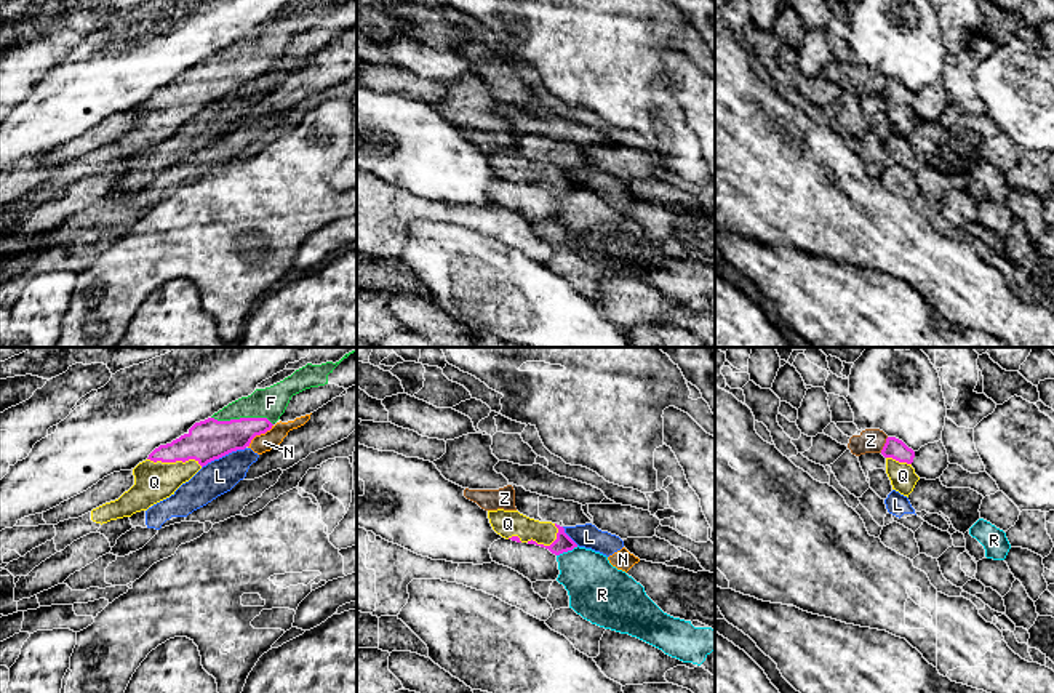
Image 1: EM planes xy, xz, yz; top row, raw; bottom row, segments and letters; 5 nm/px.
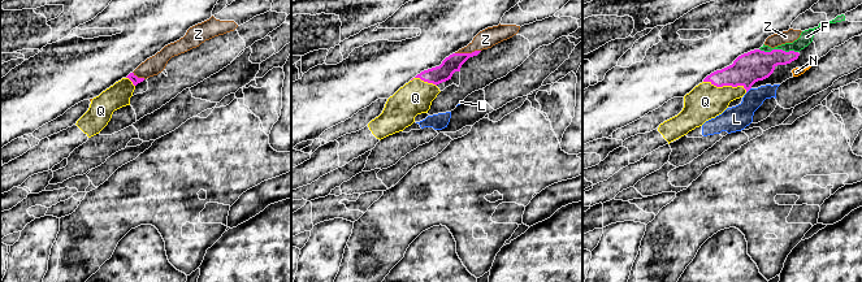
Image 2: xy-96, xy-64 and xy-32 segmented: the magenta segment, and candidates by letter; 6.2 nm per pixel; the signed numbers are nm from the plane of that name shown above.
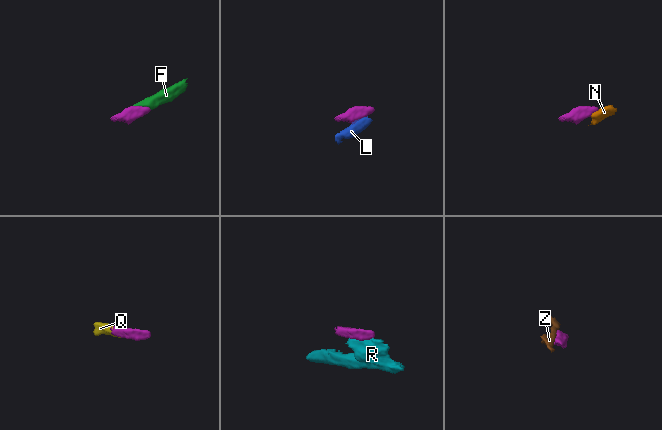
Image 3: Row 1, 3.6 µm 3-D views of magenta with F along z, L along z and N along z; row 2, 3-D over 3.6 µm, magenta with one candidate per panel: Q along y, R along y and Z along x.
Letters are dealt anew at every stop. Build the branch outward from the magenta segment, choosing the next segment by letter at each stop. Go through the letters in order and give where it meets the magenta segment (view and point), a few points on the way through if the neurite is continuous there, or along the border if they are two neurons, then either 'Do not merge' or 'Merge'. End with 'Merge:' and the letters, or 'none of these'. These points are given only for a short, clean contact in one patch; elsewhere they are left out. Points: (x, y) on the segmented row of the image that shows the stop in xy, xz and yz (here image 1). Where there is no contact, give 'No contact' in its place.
F: Touches magenta at xy (242, 418). Path across: xy (207, 440), (231, 429), (242, 418), (255, 415), (271, 402). Merge
L: Touches magenta at xy (223, 455). Boundary: xy (245, 447), (215, 458), (202, 468). Do not merge
N: Touches magenta at xy (259, 434). Boundary: xy (272, 424), (258, 434), (248, 447). Do not merge
Q: Touches magenta at xy (175, 461). Path across: xy (207, 440), (175, 461), (154, 482). Merge
R: Touches magenta at xz (566, 551). Boundary: xz (578, 546), (557, 556). Do not merge
Z: Touches magenta at yz (885, 445). Do not merge
Merge: F, Q

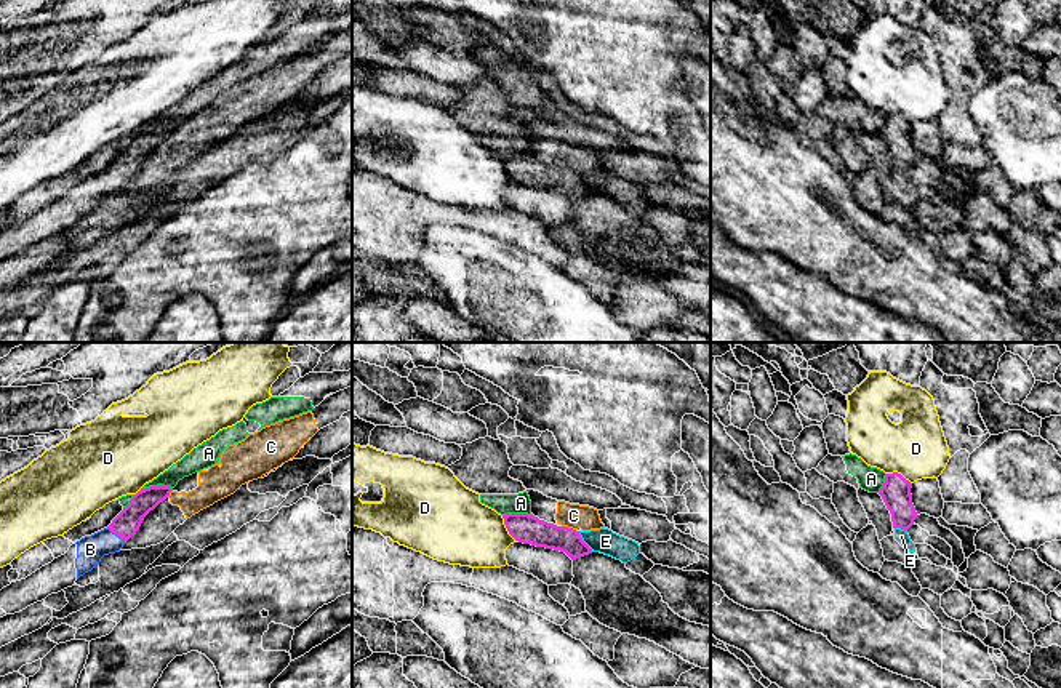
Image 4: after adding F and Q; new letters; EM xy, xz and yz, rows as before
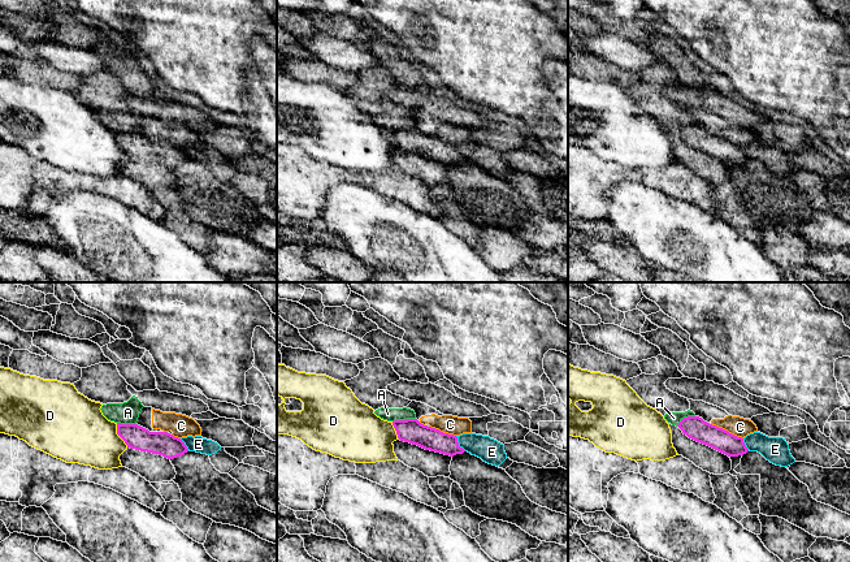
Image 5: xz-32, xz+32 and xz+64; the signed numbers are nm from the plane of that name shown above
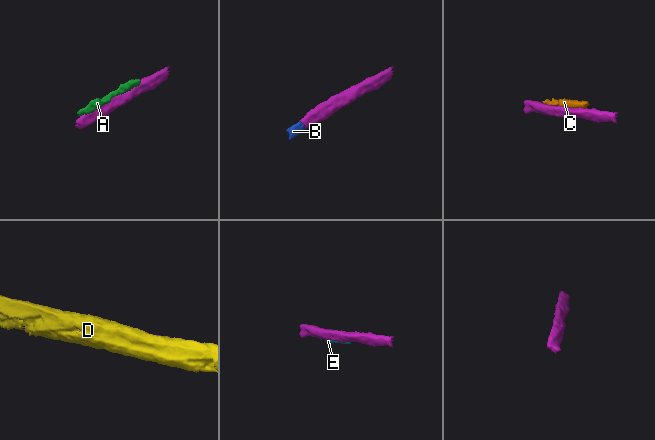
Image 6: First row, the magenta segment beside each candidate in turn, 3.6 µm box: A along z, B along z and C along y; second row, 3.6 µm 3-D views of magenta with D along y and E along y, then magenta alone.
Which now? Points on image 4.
A: Touches magenta at xy (157, 485). Do not merge
B: Touches magenta at xy (117, 535). Path across: xy (125, 525), (117, 535), (90, 549). Merge
C: Touches magenta at xz (567, 527). Boundary: xz (562, 525), (575, 530). Do not merge
D: Touches magenta at xz (506, 527). Do not merge
E: Touches magenta at xz (583, 541). Boundary: xz (578, 532), (592, 551). Do not merge
Merge: B

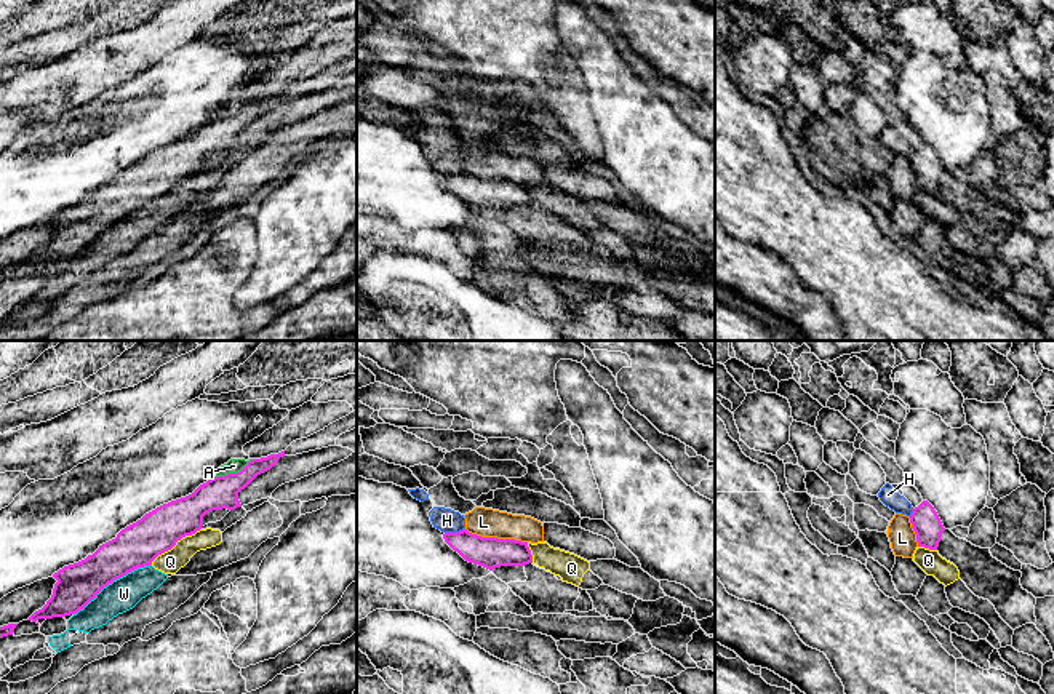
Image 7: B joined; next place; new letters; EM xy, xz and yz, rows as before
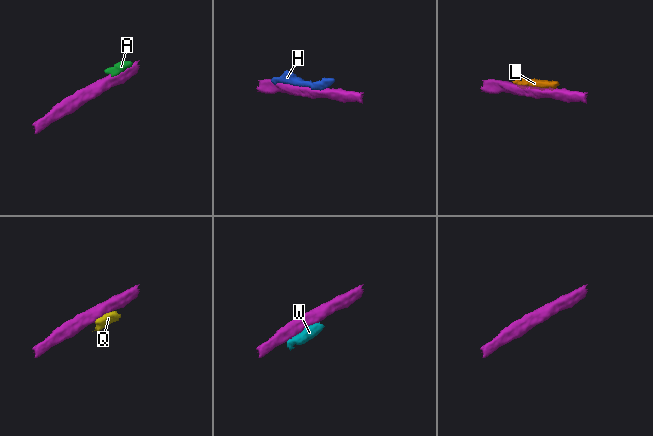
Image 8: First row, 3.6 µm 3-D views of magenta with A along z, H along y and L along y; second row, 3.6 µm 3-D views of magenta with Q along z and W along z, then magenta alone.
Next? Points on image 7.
A: Touches magenta at xy (234, 474). Boundary: xy (253, 459), (235, 472), (216, 477). Do not merge
H: Touches magenta at xz (455, 533). Do not merge
L: Touches magenta at xz (496, 538). Boundary: xz (464, 528), (482, 536), (514, 538), (526, 542). Do not merge
Q: Touches magenta at xy (175, 544). Boundary: xy (200, 528), (183, 536), (151, 563). Do not merge
W: Touches magenta at xy (112, 581). Boundary: xy (151, 563), (114, 579), (74, 614). Do not merge
Merge: none of these

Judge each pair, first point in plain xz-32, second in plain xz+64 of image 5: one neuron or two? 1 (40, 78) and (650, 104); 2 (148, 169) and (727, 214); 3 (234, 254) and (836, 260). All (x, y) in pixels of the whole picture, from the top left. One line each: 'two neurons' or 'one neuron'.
1: two neurons
2: two neurons
3: two neurons

